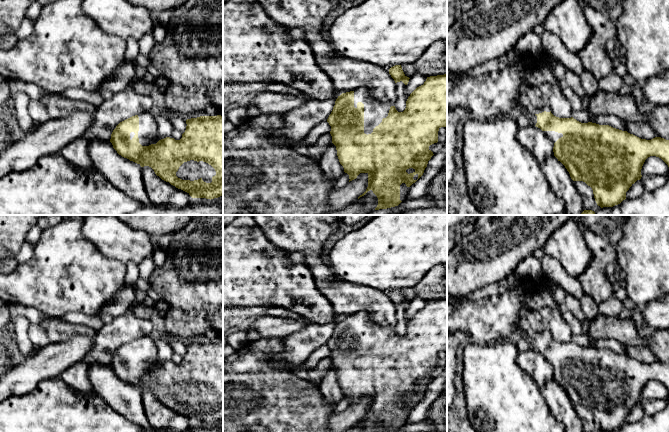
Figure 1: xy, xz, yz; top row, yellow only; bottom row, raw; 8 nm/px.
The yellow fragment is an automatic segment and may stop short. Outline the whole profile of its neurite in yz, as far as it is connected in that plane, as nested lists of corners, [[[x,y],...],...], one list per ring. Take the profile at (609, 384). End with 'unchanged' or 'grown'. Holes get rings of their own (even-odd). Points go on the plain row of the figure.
[[[520,317],[515,323],[515,330],[526,337],[530,341],[532,348],[540,352],[553,365],[554,380],[565,390],[573,405],[583,405],[592,412],[595,425],[601,432],[613,431],[626,423],[626,416],[637,404],[641,403],[641,393],[648,381],[659,381],[669,391],[669,364],[664,362],[655,361],[651,364],[646,364],[609,349],[599,349],[592,346],[581,347],[573,341],[559,342],[551,337],[547,329],[540,333],[534,332],[528,321]]]; grown

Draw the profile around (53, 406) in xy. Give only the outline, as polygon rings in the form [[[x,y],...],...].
[[[60,377],[41,381],[27,394],[16,395],[0,402],[0,432],[140,432],[135,423],[118,414],[99,395],[86,395],[76,392]]]

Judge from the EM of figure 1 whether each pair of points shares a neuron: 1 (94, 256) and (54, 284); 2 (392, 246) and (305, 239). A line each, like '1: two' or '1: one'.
1: one
2: two

